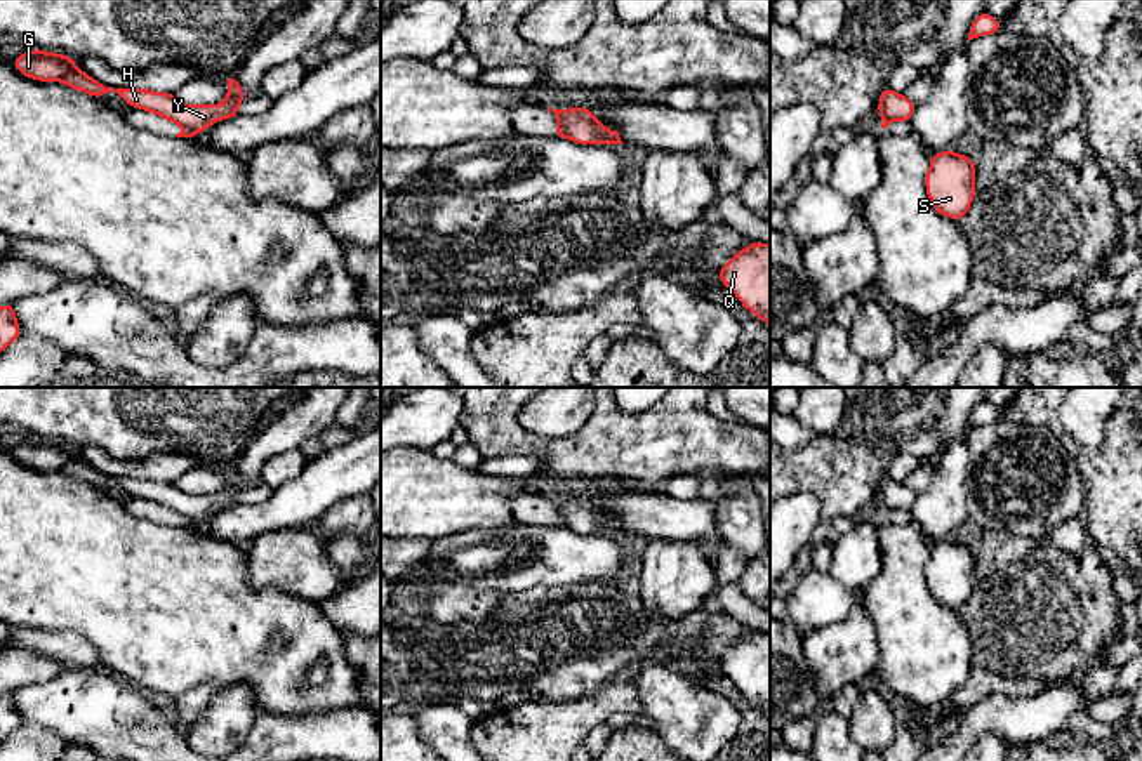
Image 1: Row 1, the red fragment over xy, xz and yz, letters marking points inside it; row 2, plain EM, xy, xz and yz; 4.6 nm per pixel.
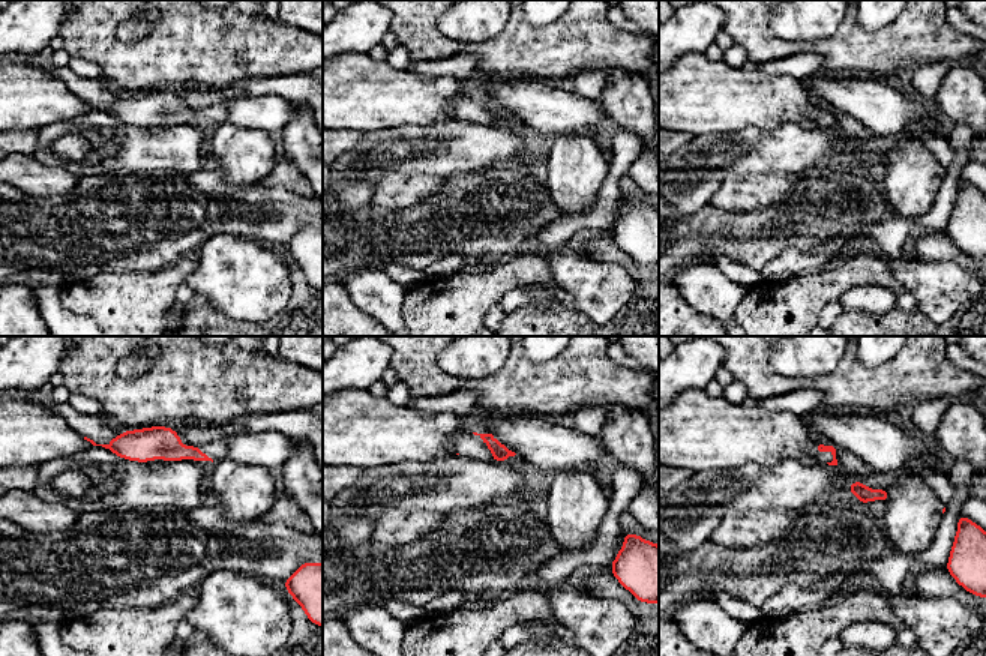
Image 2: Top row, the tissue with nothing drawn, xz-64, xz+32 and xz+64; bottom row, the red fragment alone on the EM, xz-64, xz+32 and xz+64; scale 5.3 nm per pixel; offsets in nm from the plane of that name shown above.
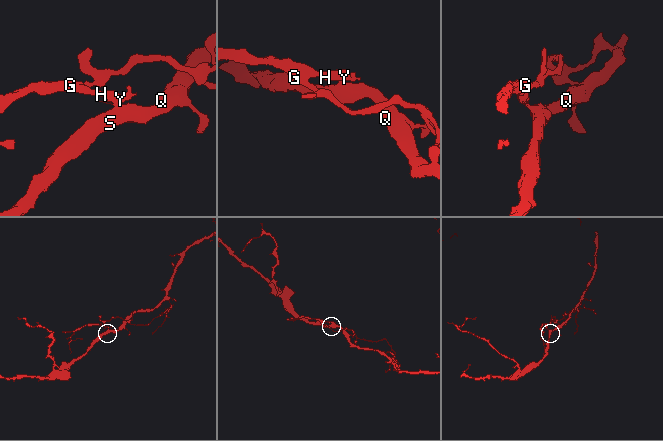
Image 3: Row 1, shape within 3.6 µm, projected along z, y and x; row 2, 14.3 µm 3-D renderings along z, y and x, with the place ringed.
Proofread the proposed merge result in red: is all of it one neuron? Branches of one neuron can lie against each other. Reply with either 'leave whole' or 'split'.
split

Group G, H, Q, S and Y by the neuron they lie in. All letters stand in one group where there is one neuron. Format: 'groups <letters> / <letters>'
groups G H Y / Q S

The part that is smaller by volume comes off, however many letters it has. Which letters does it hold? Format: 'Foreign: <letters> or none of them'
Foreign: G, H, Y

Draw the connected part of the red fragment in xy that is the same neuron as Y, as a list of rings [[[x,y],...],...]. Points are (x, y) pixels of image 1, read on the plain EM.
[[[30,438],[10,450],[10,453],[26,467],[37,471],[61,471],[63,474],[85,481],[94,488],[115,480],[129,495],[163,506],[193,523],[207,519],[219,509],[238,506],[238,497],[247,488],[243,476],[236,471],[235,462],[224,467],[228,476],[228,486],[224,490],[219,493],[188,493],[179,490],[170,481],[106,476],[82,460],[75,448],[66,443]]]

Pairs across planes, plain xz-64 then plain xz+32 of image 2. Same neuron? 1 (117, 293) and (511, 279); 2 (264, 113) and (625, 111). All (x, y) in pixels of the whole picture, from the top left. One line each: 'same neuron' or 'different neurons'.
1: same neuron
2: different neurons

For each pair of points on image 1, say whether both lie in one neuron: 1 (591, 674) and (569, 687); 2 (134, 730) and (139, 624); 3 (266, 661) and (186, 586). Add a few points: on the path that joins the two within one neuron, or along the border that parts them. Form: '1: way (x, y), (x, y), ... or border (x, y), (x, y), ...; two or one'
1: way (586, 674), (574, 681); one
2: border (101, 668), (152, 694), (169, 708); two
3: way (247, 647), (205, 605); one

